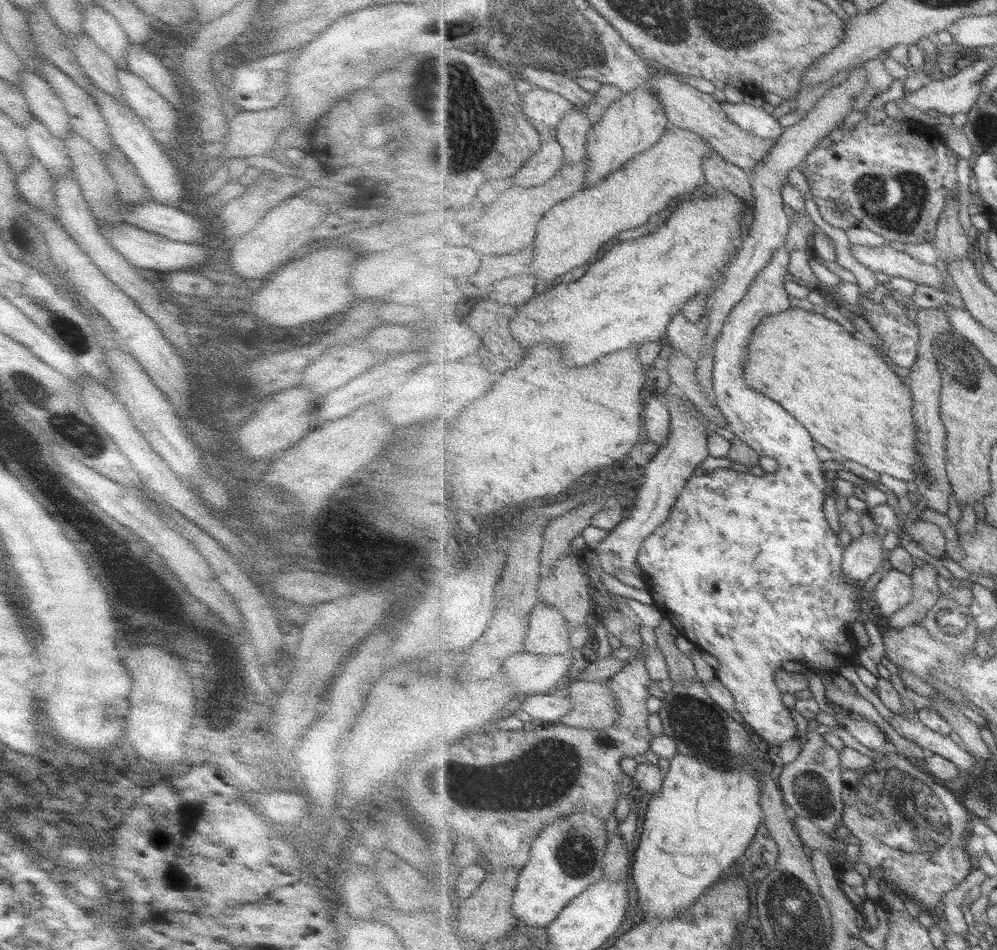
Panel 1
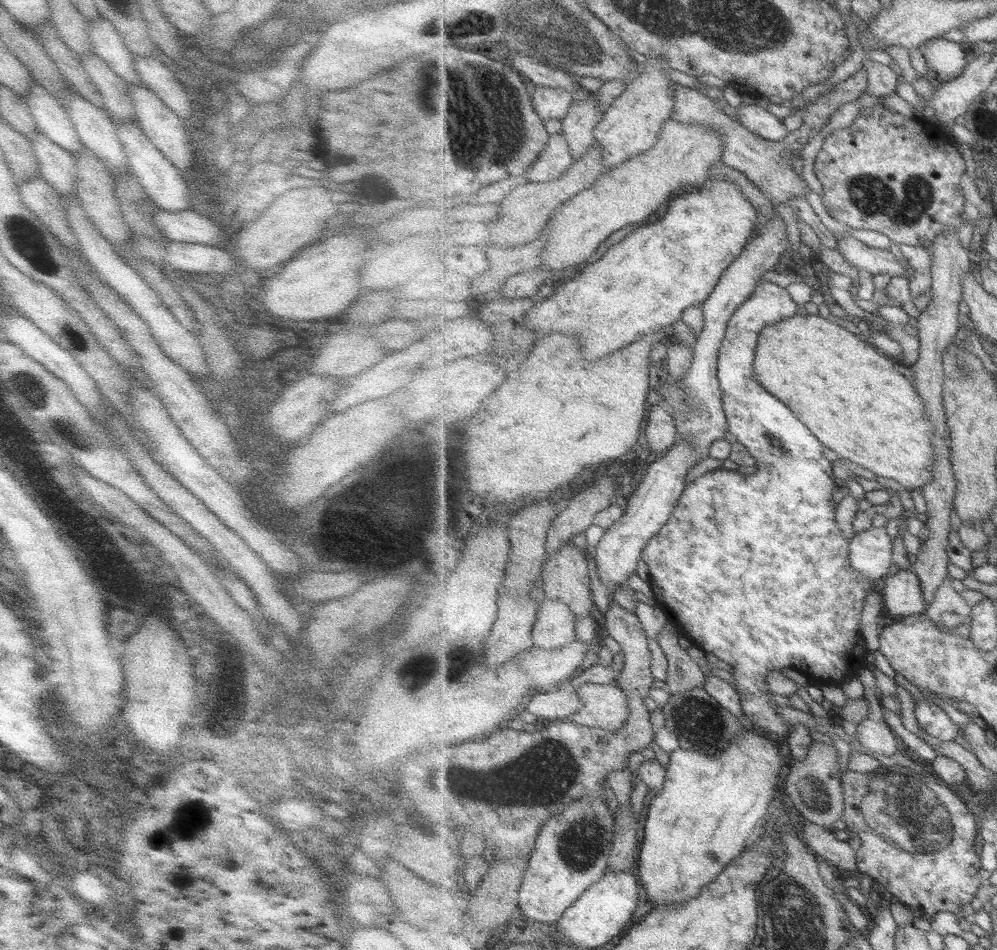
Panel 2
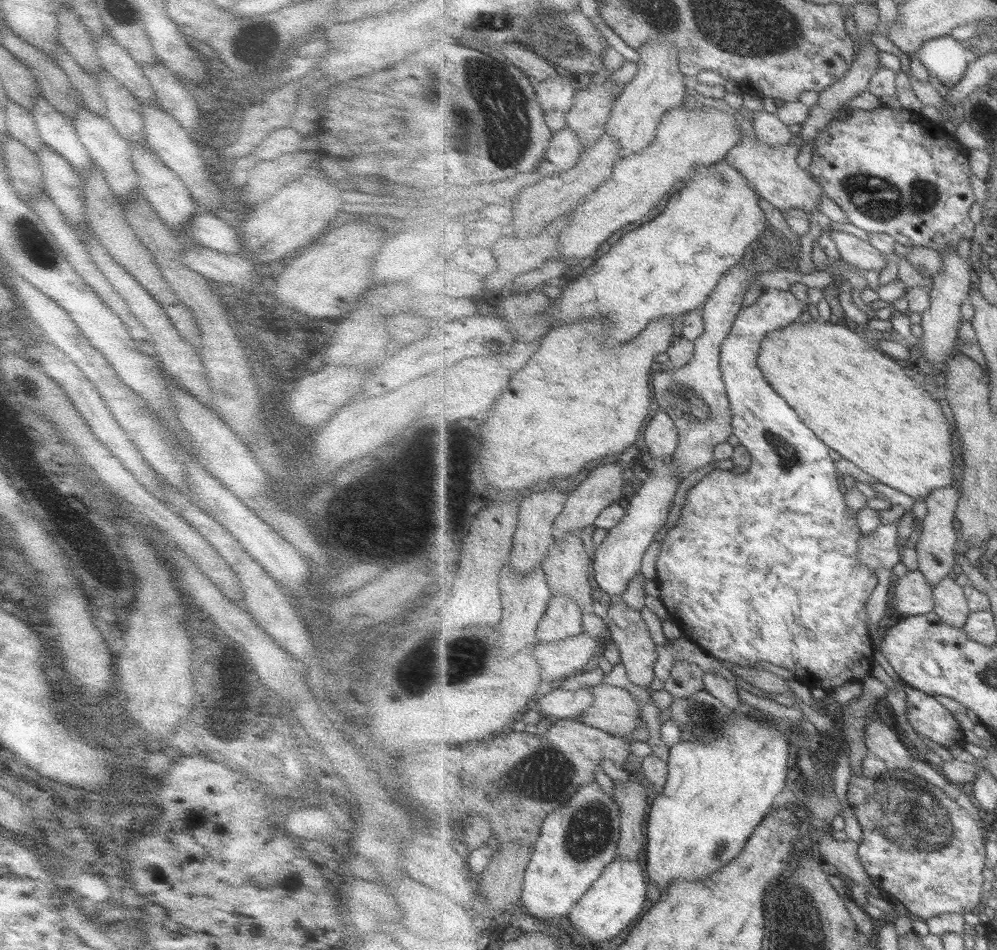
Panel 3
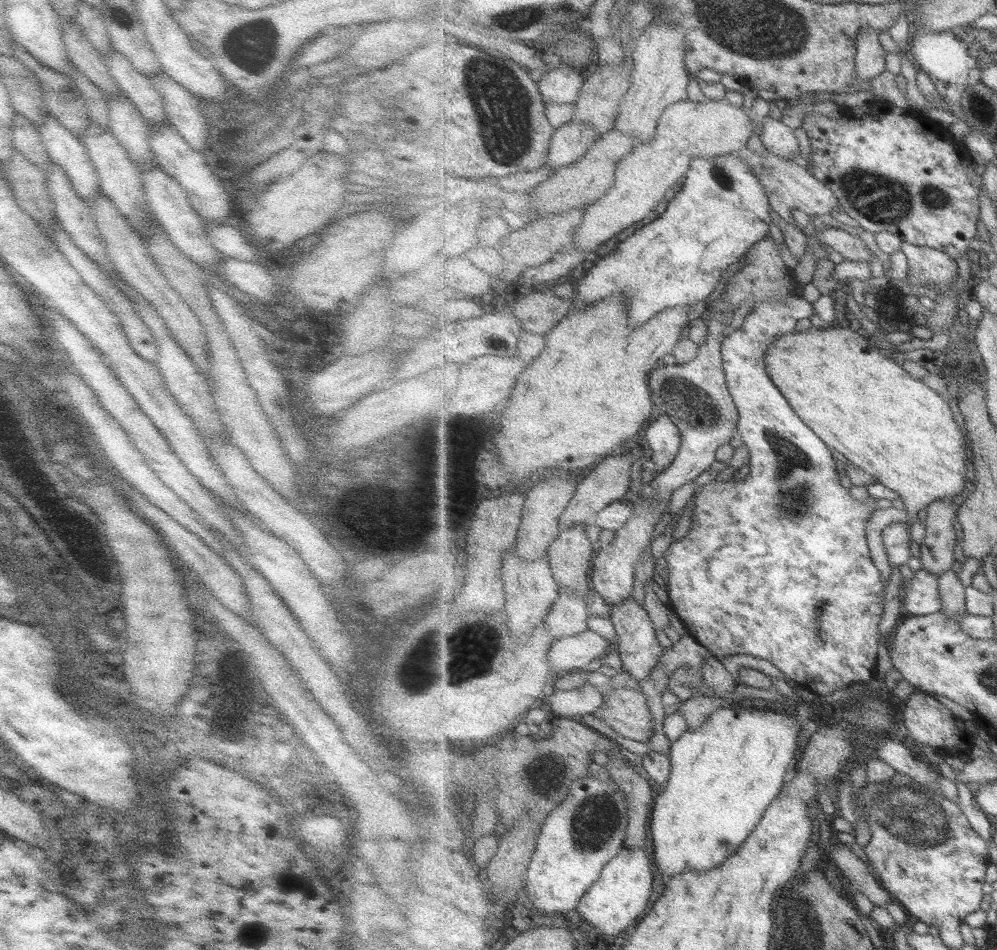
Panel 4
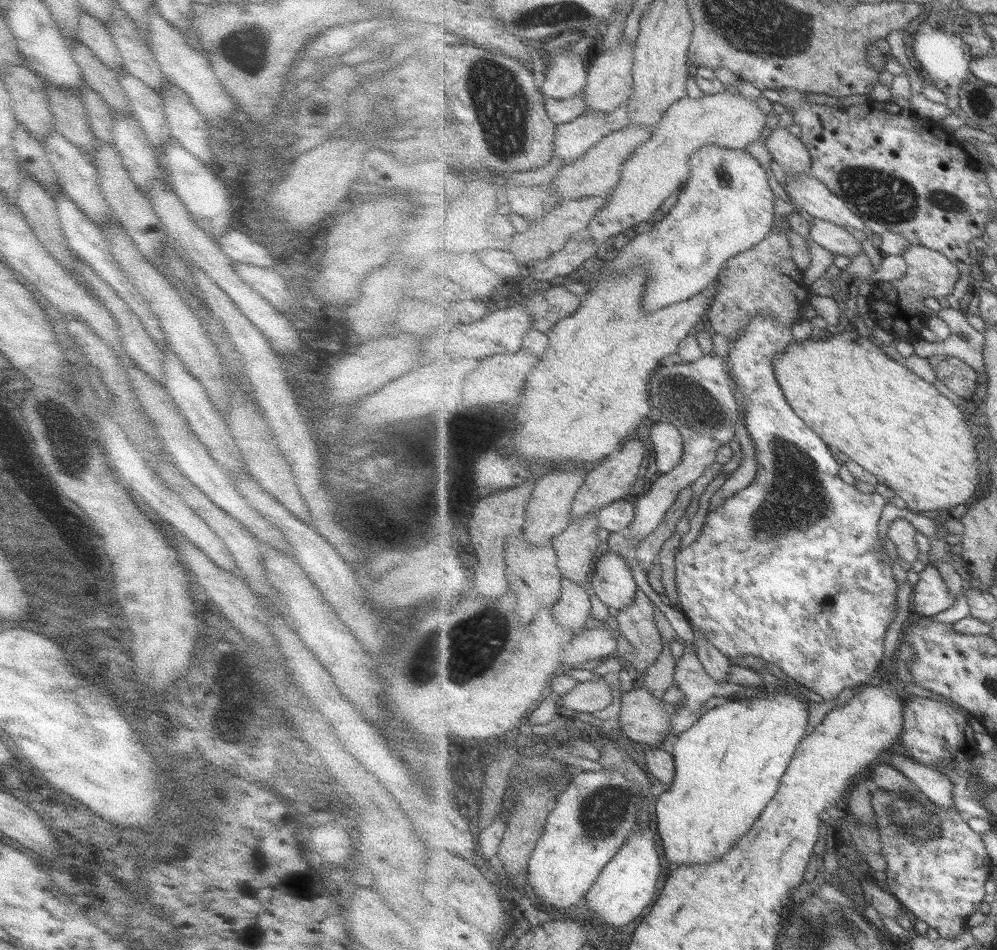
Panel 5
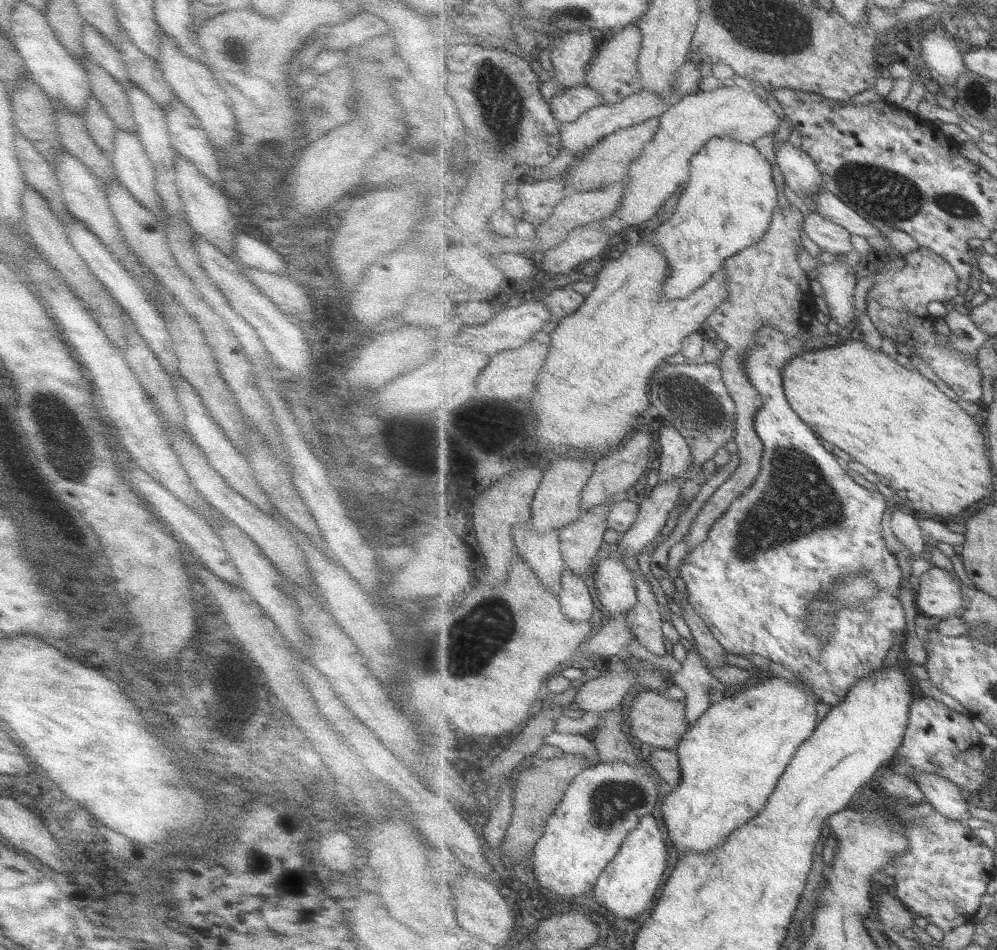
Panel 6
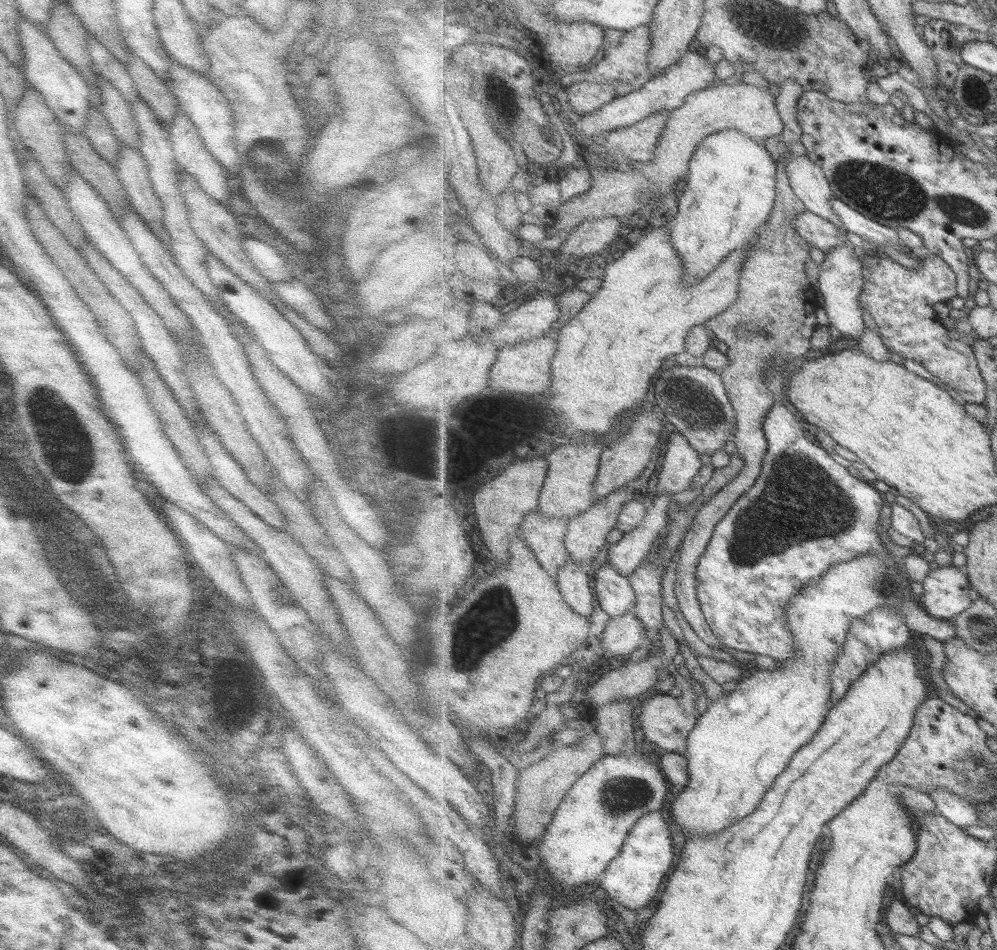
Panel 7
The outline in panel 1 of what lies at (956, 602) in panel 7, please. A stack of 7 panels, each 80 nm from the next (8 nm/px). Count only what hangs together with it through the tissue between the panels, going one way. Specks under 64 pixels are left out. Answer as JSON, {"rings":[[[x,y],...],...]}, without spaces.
{"rings":[[[895,570],[884,572],[874,590],[873,605],[883,617],[893,616],[913,600],[914,580],[911,575]]]}

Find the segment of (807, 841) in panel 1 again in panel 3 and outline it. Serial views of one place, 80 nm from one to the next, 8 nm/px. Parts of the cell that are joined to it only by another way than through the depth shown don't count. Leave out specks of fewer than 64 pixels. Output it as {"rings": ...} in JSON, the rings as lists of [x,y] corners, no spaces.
{"rings":[[[831,829],[819,839],[821,833],[814,833],[814,843],[818,845],[819,852],[829,864],[836,867],[838,875],[847,882],[865,886],[868,894],[880,898],[881,888],[872,880],[865,866],[861,862],[858,850],[860,843],[847,840],[840,841],[833,838]]]}

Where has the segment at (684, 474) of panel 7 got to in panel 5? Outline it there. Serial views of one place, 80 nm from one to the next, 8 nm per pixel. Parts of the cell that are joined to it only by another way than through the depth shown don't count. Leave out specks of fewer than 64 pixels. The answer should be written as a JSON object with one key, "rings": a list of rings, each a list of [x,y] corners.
{"rings":[[[657,420],[651,427],[650,438],[654,444],[658,473],[663,475],[677,469],[684,450],[684,438],[678,427],[667,420]]]}

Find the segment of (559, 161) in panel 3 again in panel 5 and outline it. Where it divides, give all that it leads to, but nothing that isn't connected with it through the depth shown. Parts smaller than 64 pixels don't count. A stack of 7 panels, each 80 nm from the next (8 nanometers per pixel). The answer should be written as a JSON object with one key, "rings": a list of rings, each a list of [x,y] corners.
{"rings":[[[623,103],[617,111],[609,114],[584,113],[573,122],[557,125],[555,135],[555,158],[572,162],[593,148],[605,135],[630,124],[630,106]]]}

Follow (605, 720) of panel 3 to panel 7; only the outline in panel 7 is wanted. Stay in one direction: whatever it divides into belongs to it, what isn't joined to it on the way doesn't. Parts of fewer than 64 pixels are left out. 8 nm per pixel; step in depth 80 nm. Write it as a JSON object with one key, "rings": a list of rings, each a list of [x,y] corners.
{"rings":[[[691,688],[683,692],[683,696],[673,697],[667,694],[652,694],[647,701],[641,705],[639,719],[642,725],[643,735],[647,740],[668,752],[684,754],[687,750],[687,737],[698,723],[700,712],[696,708],[698,694]]]}

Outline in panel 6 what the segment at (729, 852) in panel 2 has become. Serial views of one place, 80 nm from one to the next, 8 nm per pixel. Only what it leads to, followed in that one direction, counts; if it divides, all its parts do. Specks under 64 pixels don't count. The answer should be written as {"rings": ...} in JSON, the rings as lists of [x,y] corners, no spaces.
{"rings":[[[770,674],[767,678],[759,678],[749,689],[742,687],[730,698],[712,703],[705,714],[690,726],[675,750],[682,766],[681,784],[665,795],[661,806],[664,824],[679,856],[717,848],[727,834],[763,810],[793,754],[818,727],[817,706],[820,702],[813,685],[799,678],[793,684]]]}

